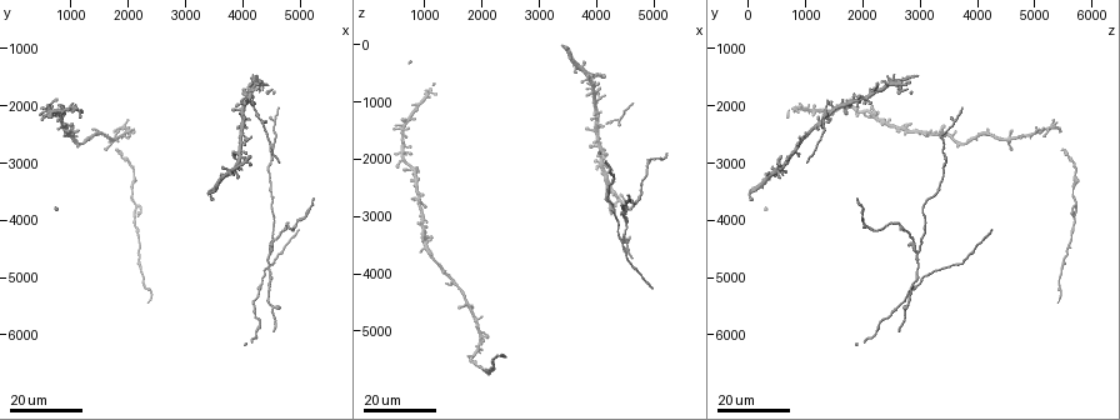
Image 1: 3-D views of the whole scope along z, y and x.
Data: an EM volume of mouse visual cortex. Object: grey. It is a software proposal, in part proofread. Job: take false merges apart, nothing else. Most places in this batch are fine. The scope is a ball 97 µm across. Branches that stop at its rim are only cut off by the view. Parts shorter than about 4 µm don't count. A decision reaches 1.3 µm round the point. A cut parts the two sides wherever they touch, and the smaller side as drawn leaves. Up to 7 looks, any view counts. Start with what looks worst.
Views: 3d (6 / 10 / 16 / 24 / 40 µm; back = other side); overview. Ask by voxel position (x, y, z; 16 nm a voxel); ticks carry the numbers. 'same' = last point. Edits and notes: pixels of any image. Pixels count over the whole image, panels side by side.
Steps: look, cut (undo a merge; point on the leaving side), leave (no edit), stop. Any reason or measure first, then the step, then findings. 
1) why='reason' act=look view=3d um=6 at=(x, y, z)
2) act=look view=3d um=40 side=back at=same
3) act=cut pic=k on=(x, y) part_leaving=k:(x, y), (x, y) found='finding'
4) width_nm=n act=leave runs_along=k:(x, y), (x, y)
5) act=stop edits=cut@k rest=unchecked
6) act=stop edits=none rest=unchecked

why='four-way junction' act=look view=3d um=24 at=(3950, 2050, 1450)

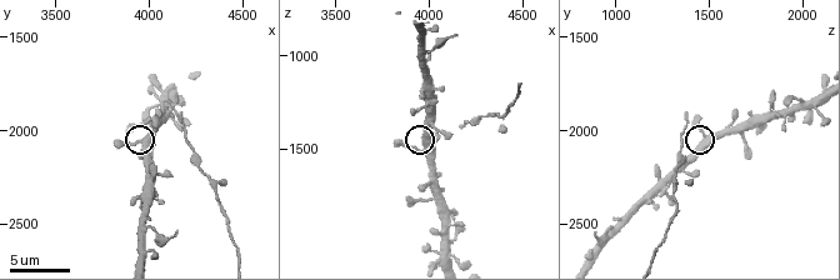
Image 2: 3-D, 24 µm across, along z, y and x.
why='closer look' act=look view=3d um=10 at=(4000, 2060, 1480)

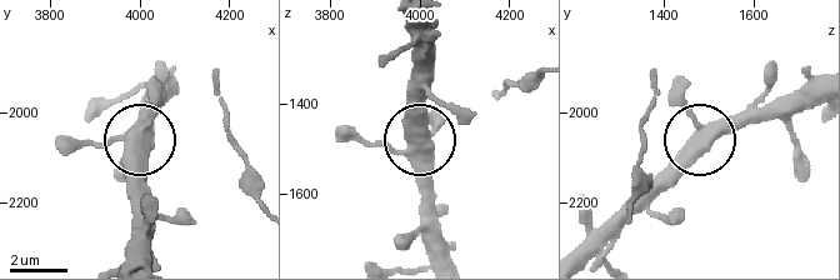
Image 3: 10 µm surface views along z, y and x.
width_nm=430 act=leave runs_along=3:(818, 78), (699, 138), (691, 106), (676, 88) found='continuous, no second neuron'

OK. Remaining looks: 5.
why='two arms in line, one across' act=look view=3d um=16 at=(4500, 4550, 2950)

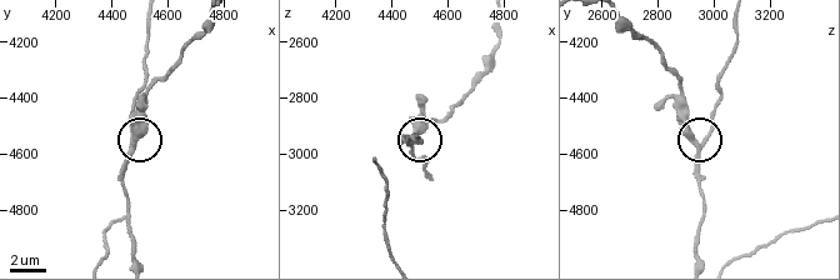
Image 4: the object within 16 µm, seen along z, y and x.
act=look view=3d um=6 at=(4470, 4570, 2940)

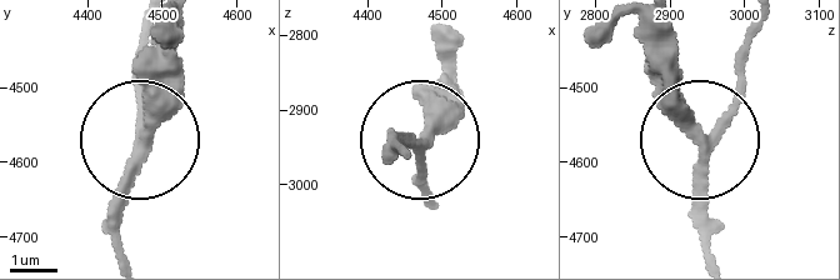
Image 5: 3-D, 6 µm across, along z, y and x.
side_arm_um=33 act=cut pic=5 on=(175, 89) part_leaving=5:(703, 141), (670, 26) found='two neurons meet here'

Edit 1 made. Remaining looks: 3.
act=look view=3d um=16 at=(4300, 5150, 2900)

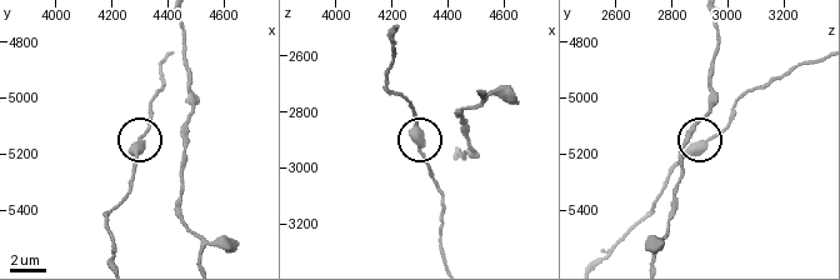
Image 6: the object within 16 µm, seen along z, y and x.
act=look view=3d um=6 at=(4300, 5170, 2910)

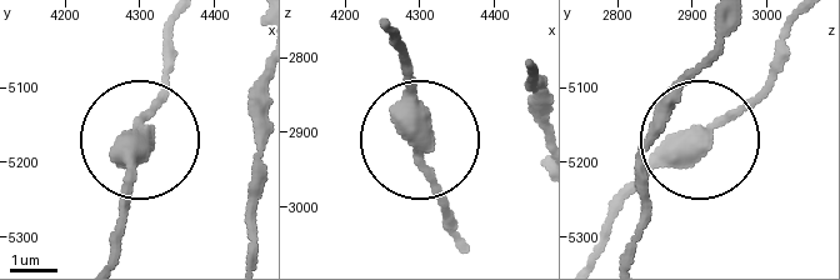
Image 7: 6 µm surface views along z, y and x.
width_nm=360 act=leave found='continuous, no second neuron'

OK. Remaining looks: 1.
act=stop edits=cut@5 rest=unchecked

